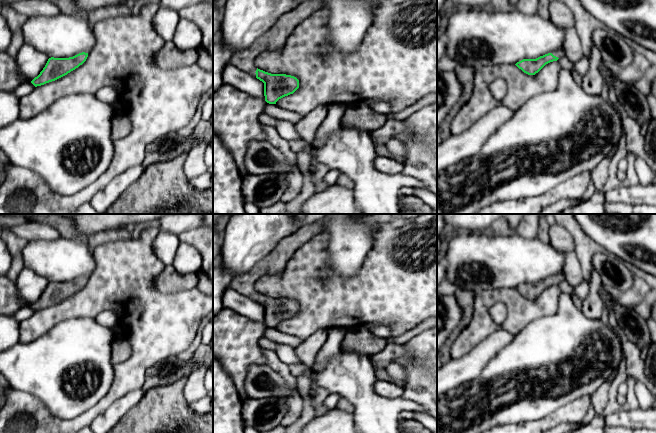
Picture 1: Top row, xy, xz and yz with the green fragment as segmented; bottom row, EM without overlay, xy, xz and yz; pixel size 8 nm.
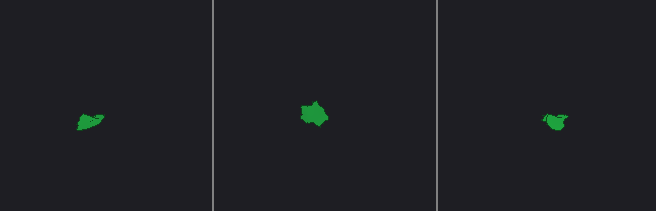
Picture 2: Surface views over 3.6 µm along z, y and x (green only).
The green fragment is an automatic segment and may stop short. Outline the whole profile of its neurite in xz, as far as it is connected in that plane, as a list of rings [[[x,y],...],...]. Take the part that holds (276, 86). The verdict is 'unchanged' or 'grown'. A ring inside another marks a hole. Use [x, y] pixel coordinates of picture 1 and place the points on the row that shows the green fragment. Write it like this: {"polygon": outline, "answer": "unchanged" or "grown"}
{"polygon": [[[322,0],[302,2],[292,11],[284,14],[264,35],[255,40],[247,49],[234,53],[229,64],[238,69],[256,74],[256,78],[264,83],[265,101],[269,104],[276,102],[299,88],[299,80],[291,75],[271,74],[260,70],[255,65],[258,55],[267,51],[280,51],[296,26],[308,16],[321,8]]], "answer": "grown"}

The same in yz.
{"polygon": [[[563,49],[553,51],[552,53],[545,54],[536,59],[523,59],[517,62],[515,65],[528,75],[535,75],[546,64],[557,61],[560,57],[565,55]]], "answer": "grown"}

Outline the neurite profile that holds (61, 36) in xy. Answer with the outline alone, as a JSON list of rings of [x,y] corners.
[[[59,13],[28,18],[22,27],[24,43],[49,58],[69,58],[91,51],[96,44],[93,25],[80,16]]]

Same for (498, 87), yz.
[[[496,79],[490,85],[490,92],[493,97],[501,102],[504,96],[506,95],[507,86],[503,79]]]

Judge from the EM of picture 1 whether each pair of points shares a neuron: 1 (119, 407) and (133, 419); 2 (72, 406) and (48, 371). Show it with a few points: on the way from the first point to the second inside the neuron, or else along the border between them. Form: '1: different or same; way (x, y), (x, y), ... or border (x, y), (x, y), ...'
1: different; border (142, 396), (117, 422)
2: same; way (64, 397), (58, 389), (57, 380)

